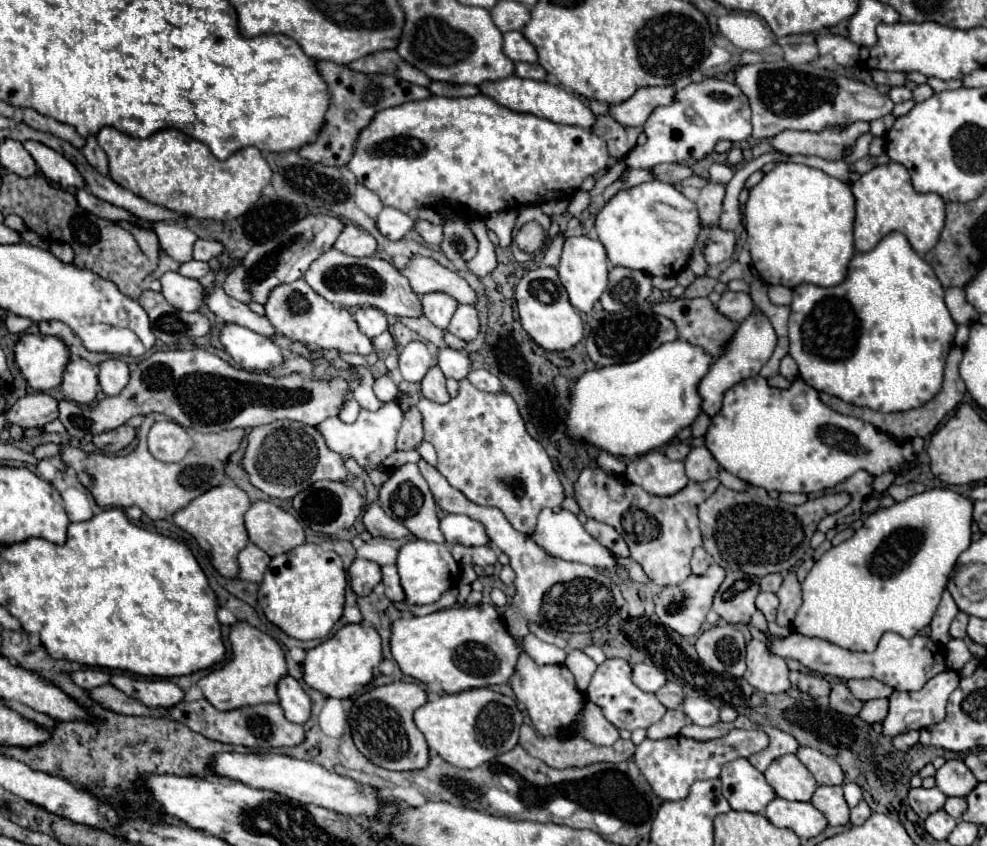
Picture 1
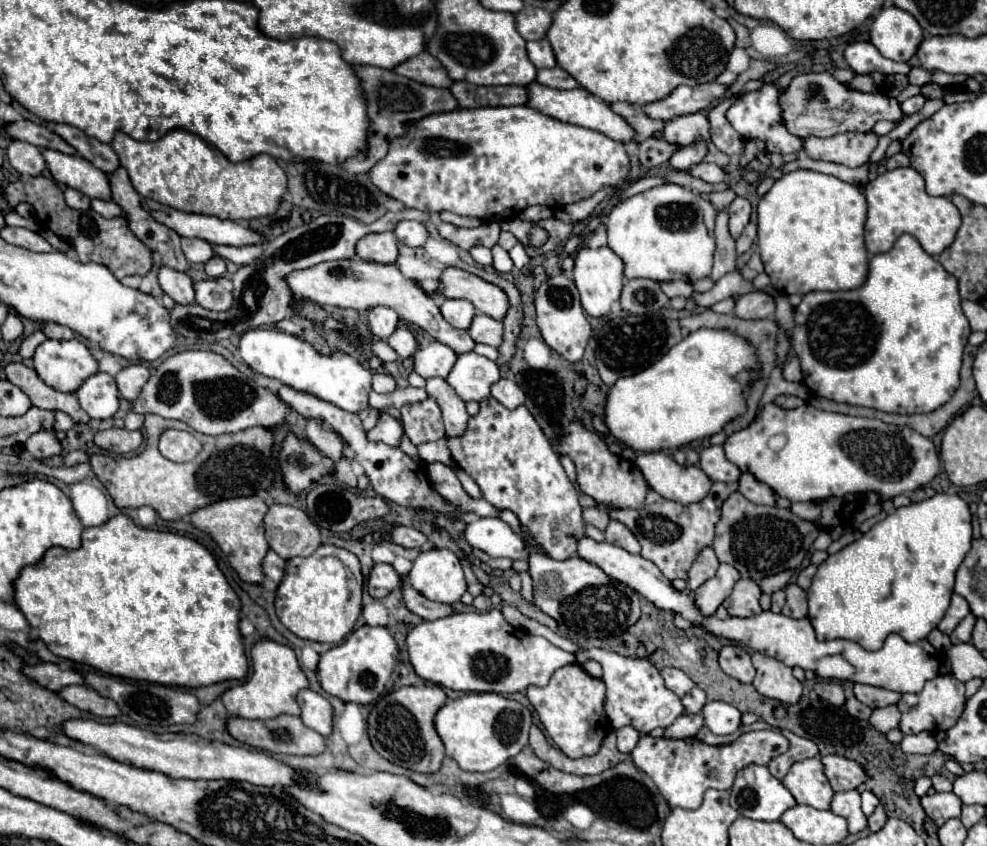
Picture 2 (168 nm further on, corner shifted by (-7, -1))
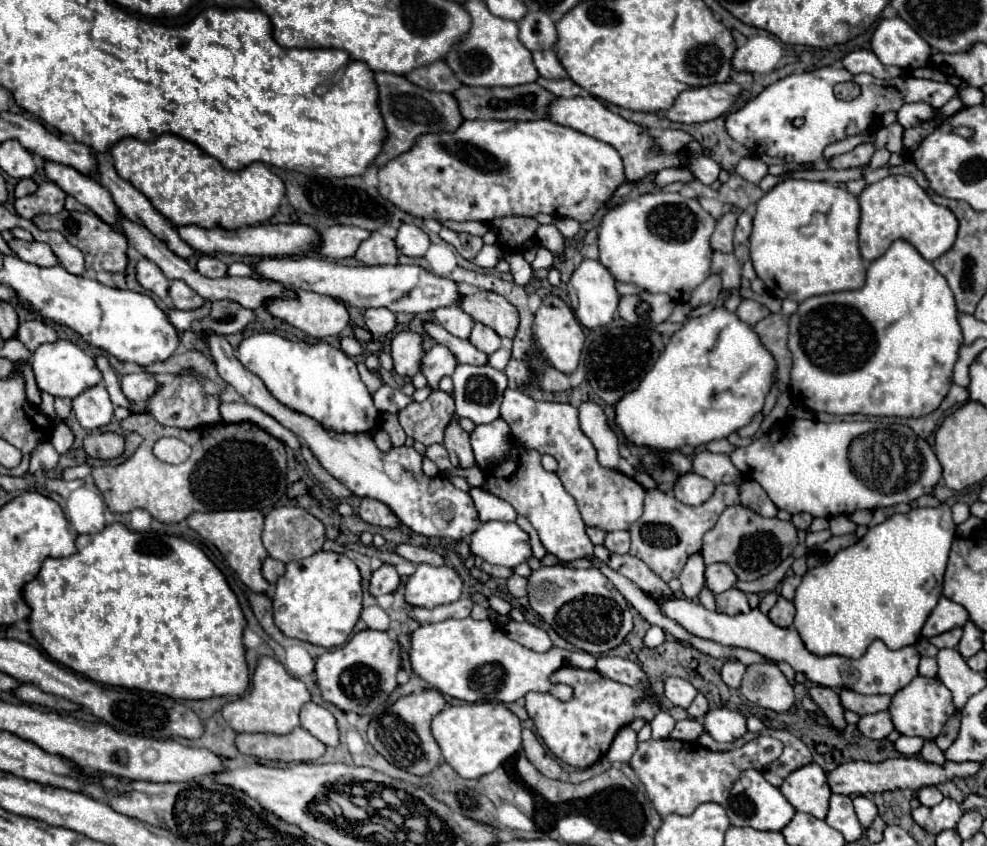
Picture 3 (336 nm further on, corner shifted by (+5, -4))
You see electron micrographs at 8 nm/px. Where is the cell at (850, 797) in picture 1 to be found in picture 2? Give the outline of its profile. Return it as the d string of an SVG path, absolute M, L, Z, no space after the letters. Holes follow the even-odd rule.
M863 791L861 799L863 799L863 813L869 817L873 813L873 809L879 805L879 799L871 791Z

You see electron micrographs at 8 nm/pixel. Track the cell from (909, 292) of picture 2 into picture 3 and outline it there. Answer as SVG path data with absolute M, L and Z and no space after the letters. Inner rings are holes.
M895 240L895 244L891 244L891 248L883 256L879 256L877 260L873 260L869 264L865 284L859 290L807 298L799 304L797 312L789 316L789 342L787 342L787 346L793 354L789 392L791 392L793 402L797 402L797 404L801 402L809 410L829 412L829 414L839 414L839 416L843 416L843 414L915 416L915 418L925 416L925 414L931 414L941 404L941 400L947 396L949 386L953 382L953 366L957 362L957 354L959 354L961 344L963 344L963 334L961 334L961 326L957 322L957 306L955 306L955 298L953 298L953 292L951 292L947 280L933 268L931 262L927 262L923 256L919 256L919 252L911 244L907 244L905 240Z

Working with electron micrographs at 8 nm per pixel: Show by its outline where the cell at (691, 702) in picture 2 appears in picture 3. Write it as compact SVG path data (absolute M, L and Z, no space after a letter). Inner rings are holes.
M697 694L695 700L691 702L691 706L687 708L687 714L689 714L691 718L695 718L695 720L701 720L707 710L709 710L709 704L707 704L705 696L703 696L703 694Z

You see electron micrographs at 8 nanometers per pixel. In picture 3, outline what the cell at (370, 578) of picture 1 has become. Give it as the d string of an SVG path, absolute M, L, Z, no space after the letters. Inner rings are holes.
M383 564L379 570L371 574L369 580L369 592L371 596L381 596L381 594L391 594L399 586L399 574L391 564Z

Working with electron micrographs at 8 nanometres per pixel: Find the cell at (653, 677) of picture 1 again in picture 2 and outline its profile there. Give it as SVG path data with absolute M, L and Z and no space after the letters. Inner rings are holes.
M667 667L667 669L661 671L661 675L663 675L667 687L669 687L675 695L679 695L679 697L685 697L685 695L695 687L695 683L689 679L689 675L687 675L685 671L681 671L681 669Z

